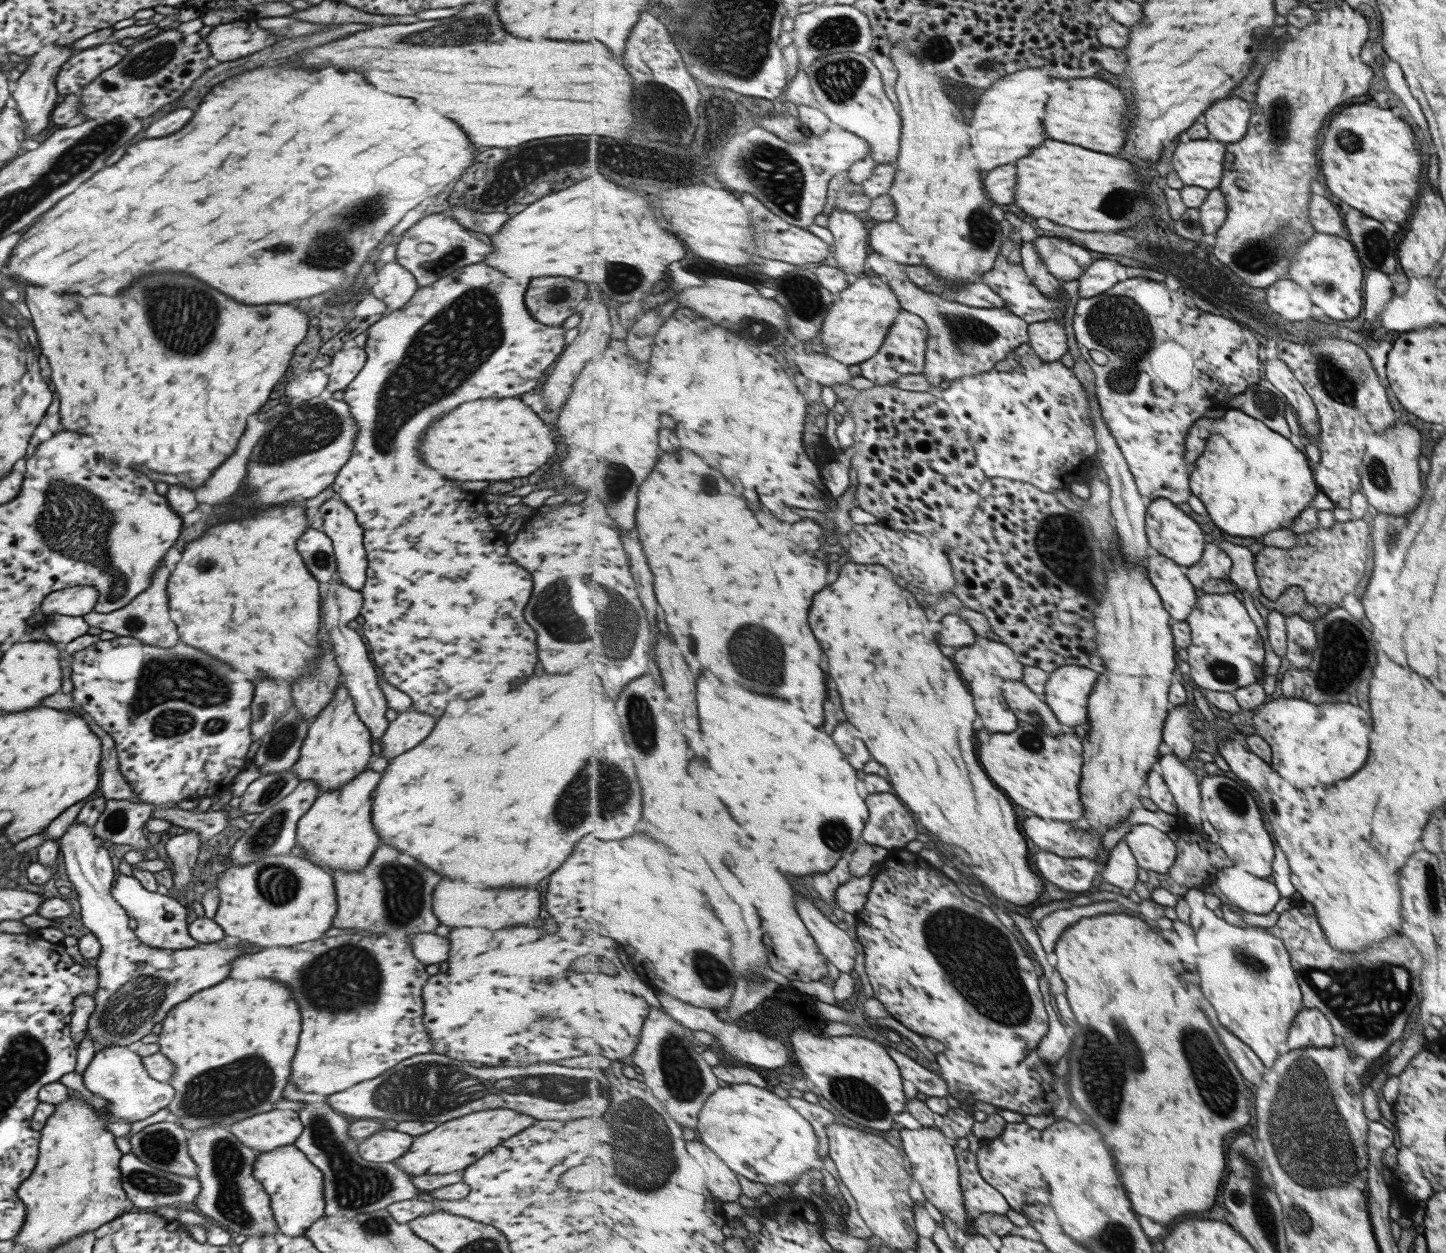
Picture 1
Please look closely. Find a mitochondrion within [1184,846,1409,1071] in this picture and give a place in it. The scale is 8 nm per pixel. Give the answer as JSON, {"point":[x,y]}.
{"point":[1367,1028]}

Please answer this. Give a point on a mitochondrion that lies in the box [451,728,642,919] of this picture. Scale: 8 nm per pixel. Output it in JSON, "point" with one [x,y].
{"point":[602,790]}

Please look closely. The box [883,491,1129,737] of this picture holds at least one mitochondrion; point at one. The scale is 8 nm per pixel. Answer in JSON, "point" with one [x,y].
{"point":[1072,524]}

